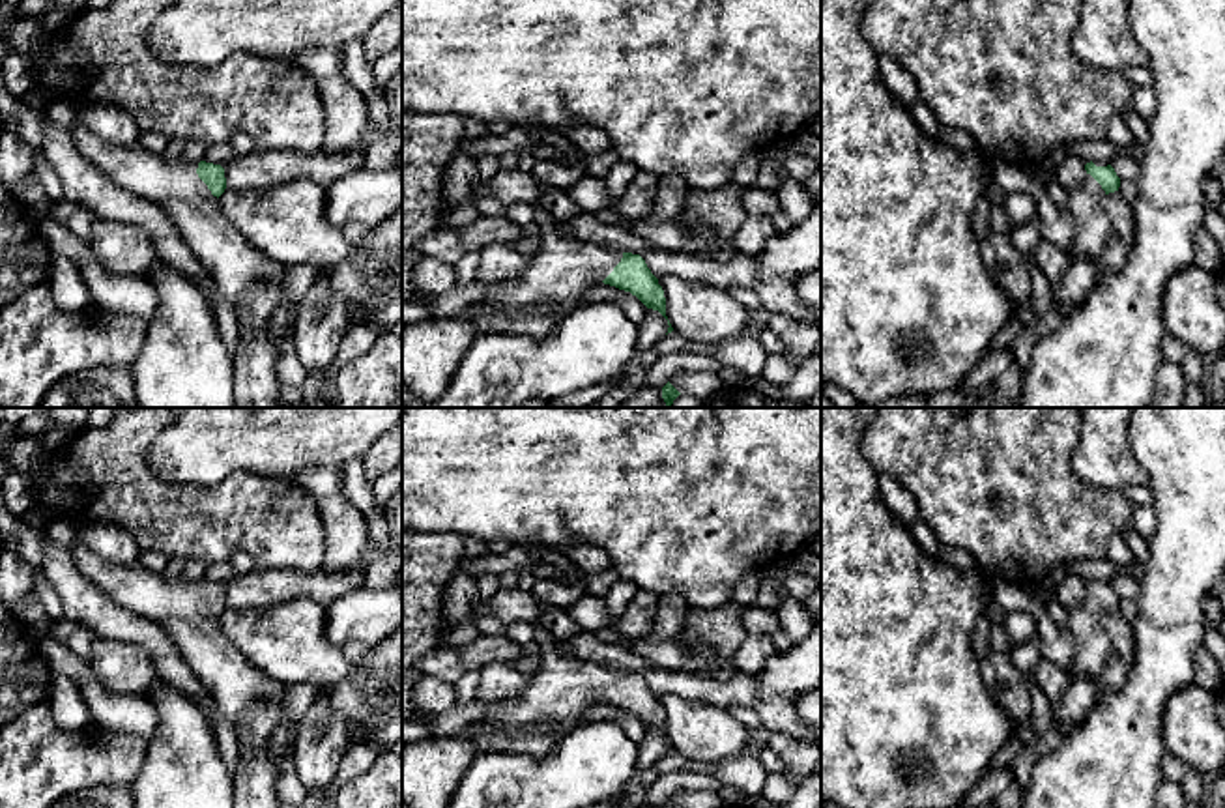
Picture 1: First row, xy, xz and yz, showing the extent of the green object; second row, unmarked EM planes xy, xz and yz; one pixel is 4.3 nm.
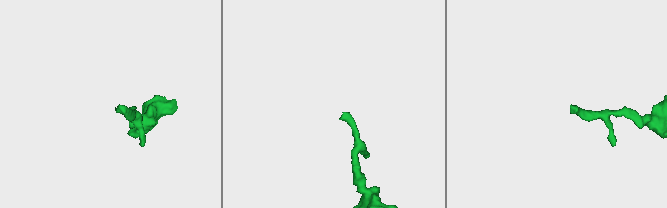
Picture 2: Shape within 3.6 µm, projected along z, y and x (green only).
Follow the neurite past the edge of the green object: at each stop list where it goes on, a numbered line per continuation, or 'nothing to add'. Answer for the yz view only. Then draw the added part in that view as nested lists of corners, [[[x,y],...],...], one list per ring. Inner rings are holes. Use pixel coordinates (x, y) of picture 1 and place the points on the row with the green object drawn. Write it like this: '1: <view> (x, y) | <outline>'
1: yz (1093, 229) | [[[1085,174],[1079,187],[1068,191],[1066,209],[1075,223],[1072,258],[1100,260],[1111,236],[1111,223],[1102,208],[1103,196],[1105,191],[1090,174]]]

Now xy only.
1: xy (234, 264) | [[[79,122],[71,129],[71,137],[82,159],[118,189],[153,200],[165,209],[191,252],[213,277],[219,296],[236,303],[243,292],[266,279],[281,284],[281,301],[269,327],[269,339],[281,350],[292,320],[284,297],[288,266],[256,251],[223,215],[219,198],[196,174],[200,161],[183,157],[166,161],[138,142],[114,146]]]

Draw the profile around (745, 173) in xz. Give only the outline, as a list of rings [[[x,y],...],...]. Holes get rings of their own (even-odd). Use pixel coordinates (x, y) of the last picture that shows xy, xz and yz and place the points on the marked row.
[[[748,153],[744,155],[733,168],[731,172],[731,181],[742,185],[742,187],[750,187],[756,183],[757,180],[757,165],[759,165],[759,157],[757,153]]]

